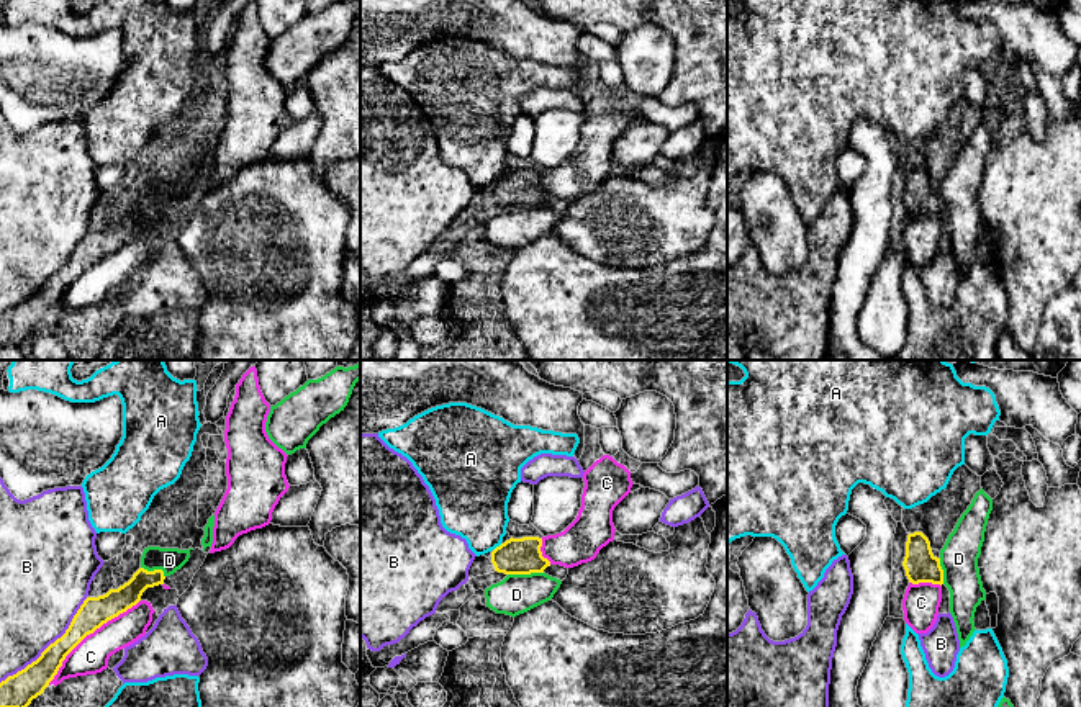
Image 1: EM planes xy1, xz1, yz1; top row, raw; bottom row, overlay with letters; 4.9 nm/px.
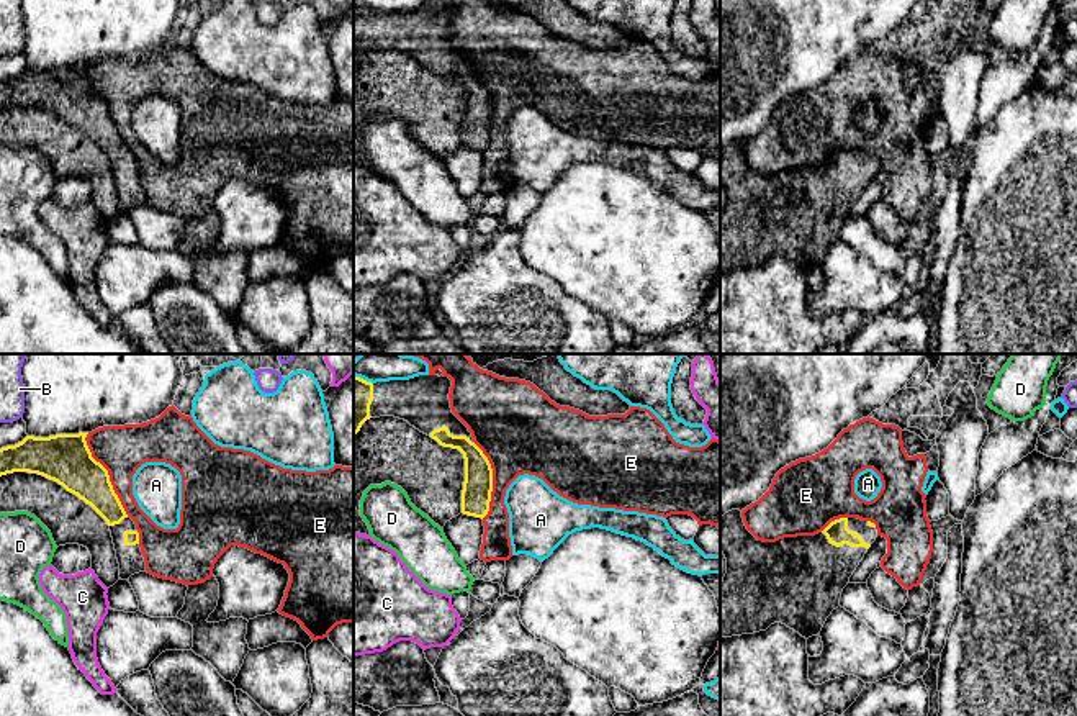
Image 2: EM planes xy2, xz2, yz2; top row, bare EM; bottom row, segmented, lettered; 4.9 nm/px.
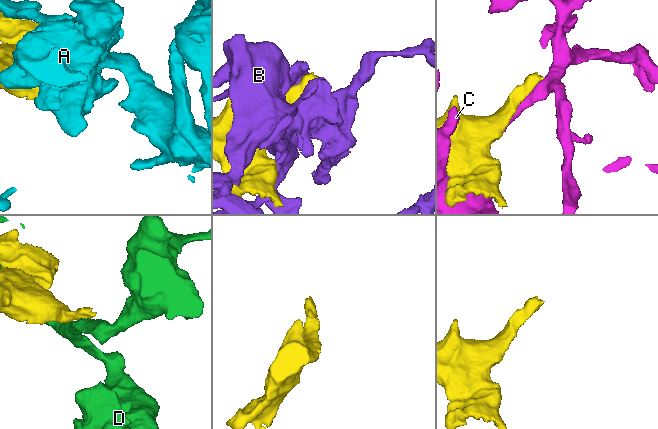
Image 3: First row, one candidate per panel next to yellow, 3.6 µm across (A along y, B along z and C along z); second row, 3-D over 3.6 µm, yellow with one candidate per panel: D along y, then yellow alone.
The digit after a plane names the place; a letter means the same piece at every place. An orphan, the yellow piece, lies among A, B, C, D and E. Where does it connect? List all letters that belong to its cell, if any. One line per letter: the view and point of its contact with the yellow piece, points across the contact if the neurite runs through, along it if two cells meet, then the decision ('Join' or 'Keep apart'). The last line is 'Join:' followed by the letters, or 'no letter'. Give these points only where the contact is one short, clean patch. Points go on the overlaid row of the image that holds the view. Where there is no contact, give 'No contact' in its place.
A: Touches yellow at xz1 (497, 547). Keep apart
B: Touches yellow at xy1 (49, 645). Keep apart
C: Touches yellow at xy1 (89, 634). Keep apart
D: Touches yellow at xz1 (524, 573). Boundary: xz1 (542, 571), (508, 575). Keep apart
E: Touches yellow at xy2 (107, 474). Keep apart
Join: no letter

